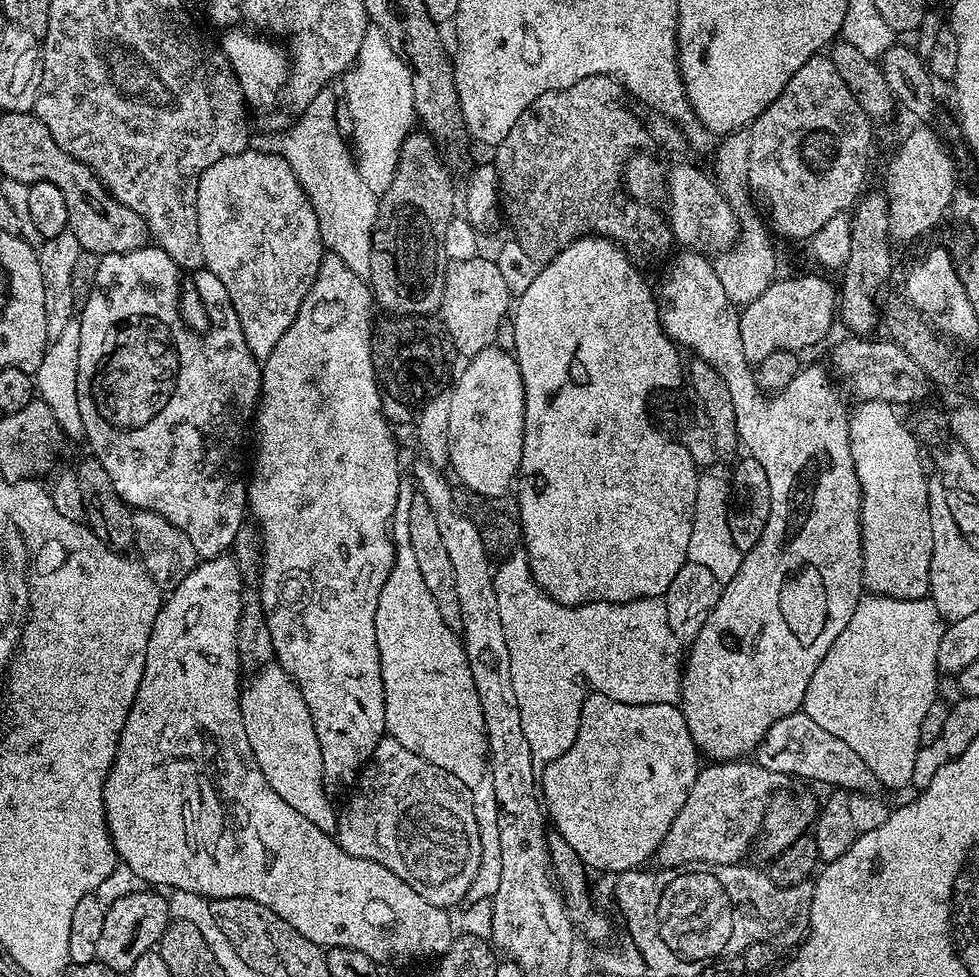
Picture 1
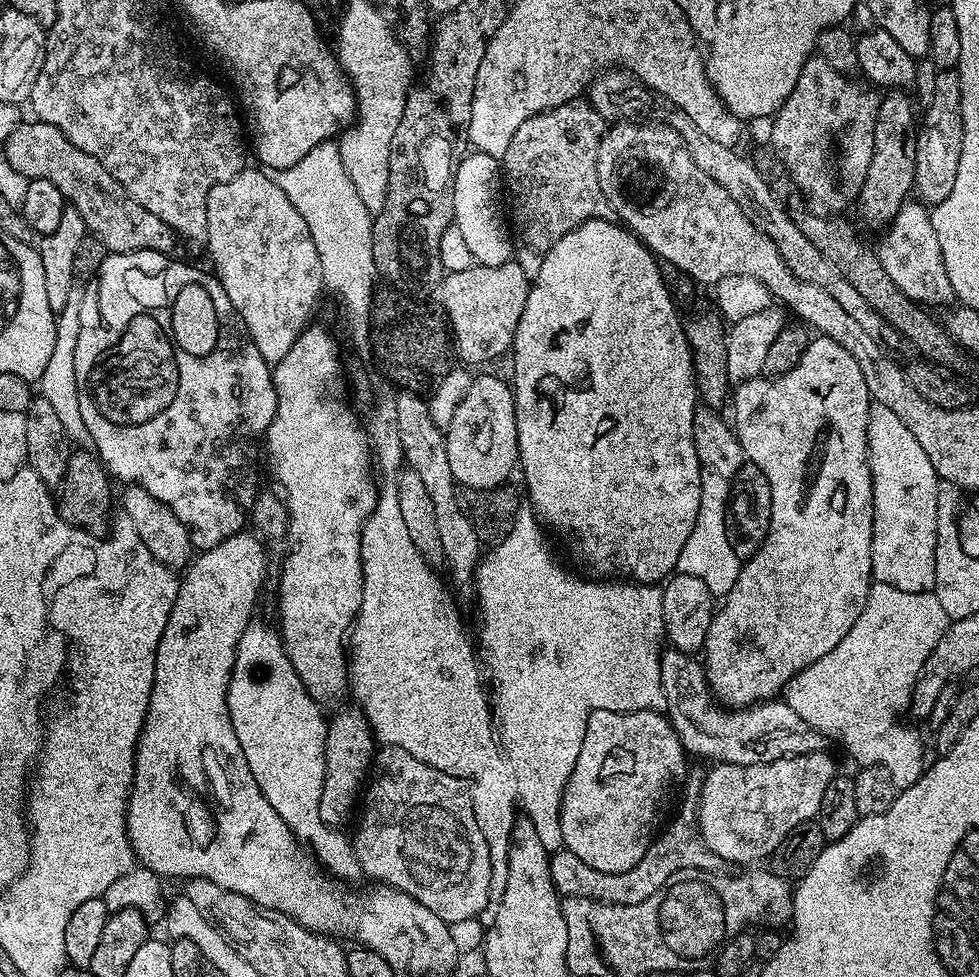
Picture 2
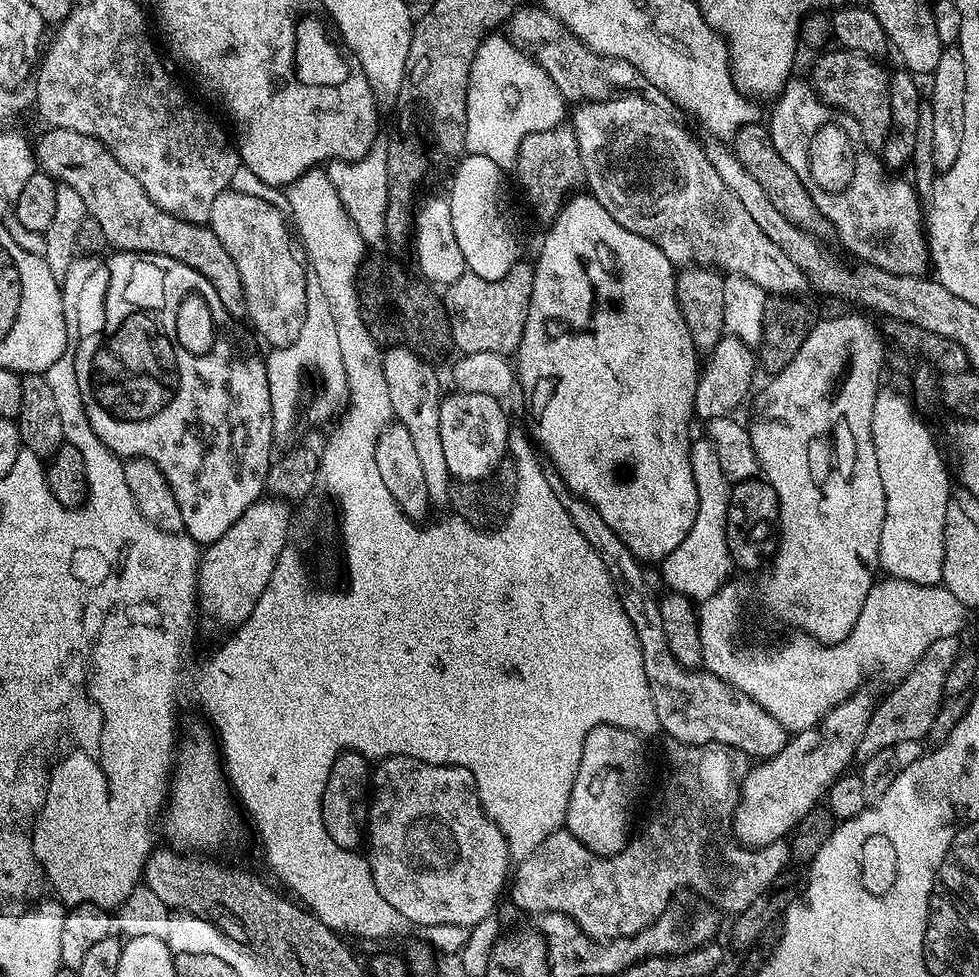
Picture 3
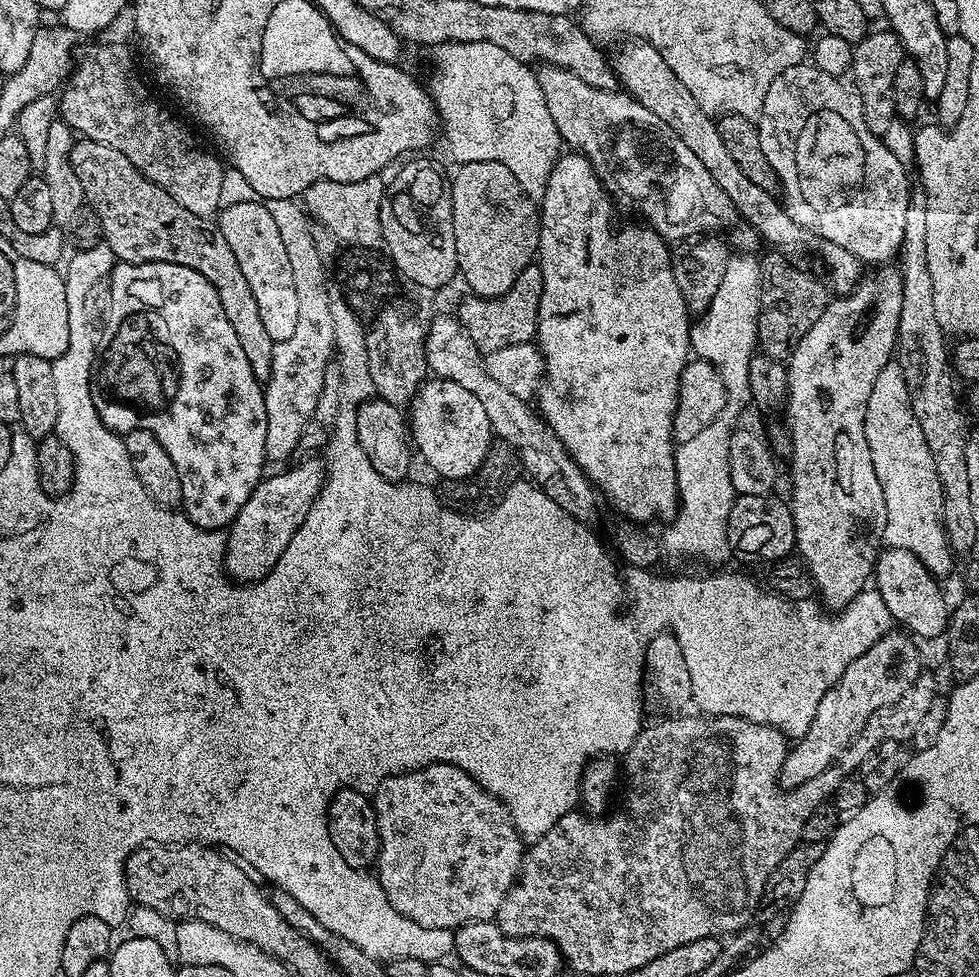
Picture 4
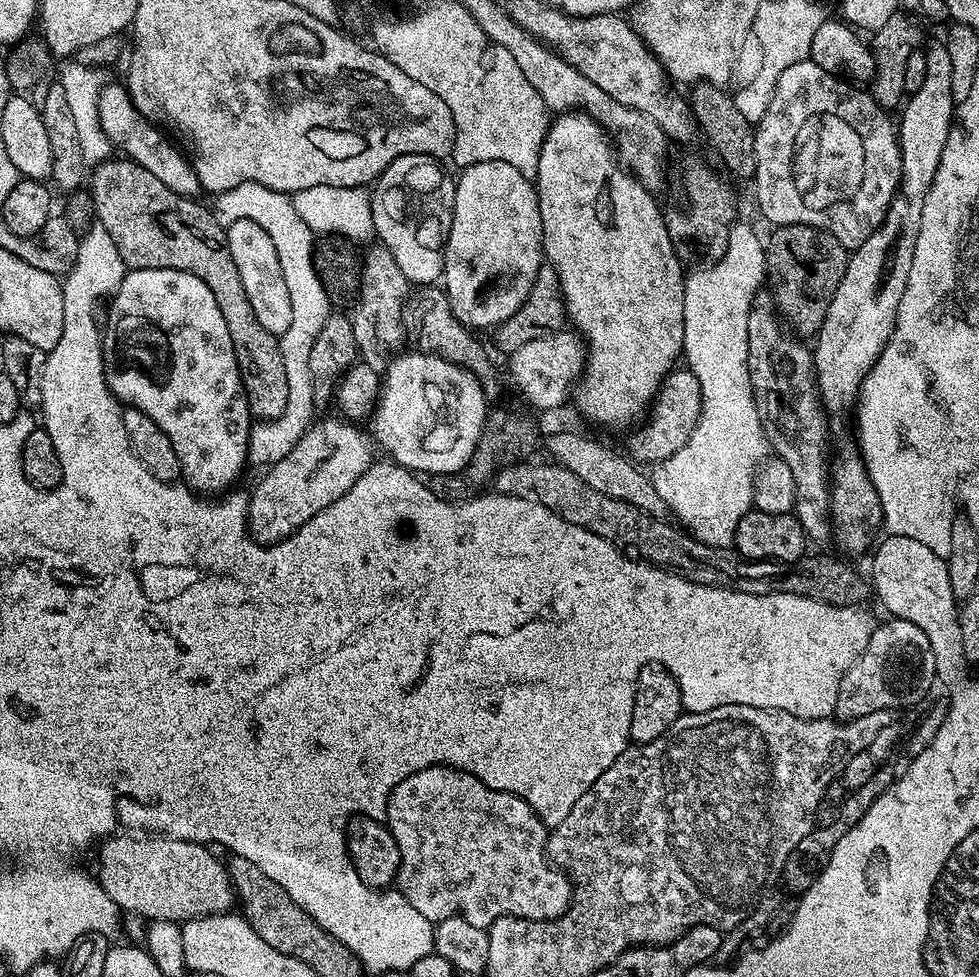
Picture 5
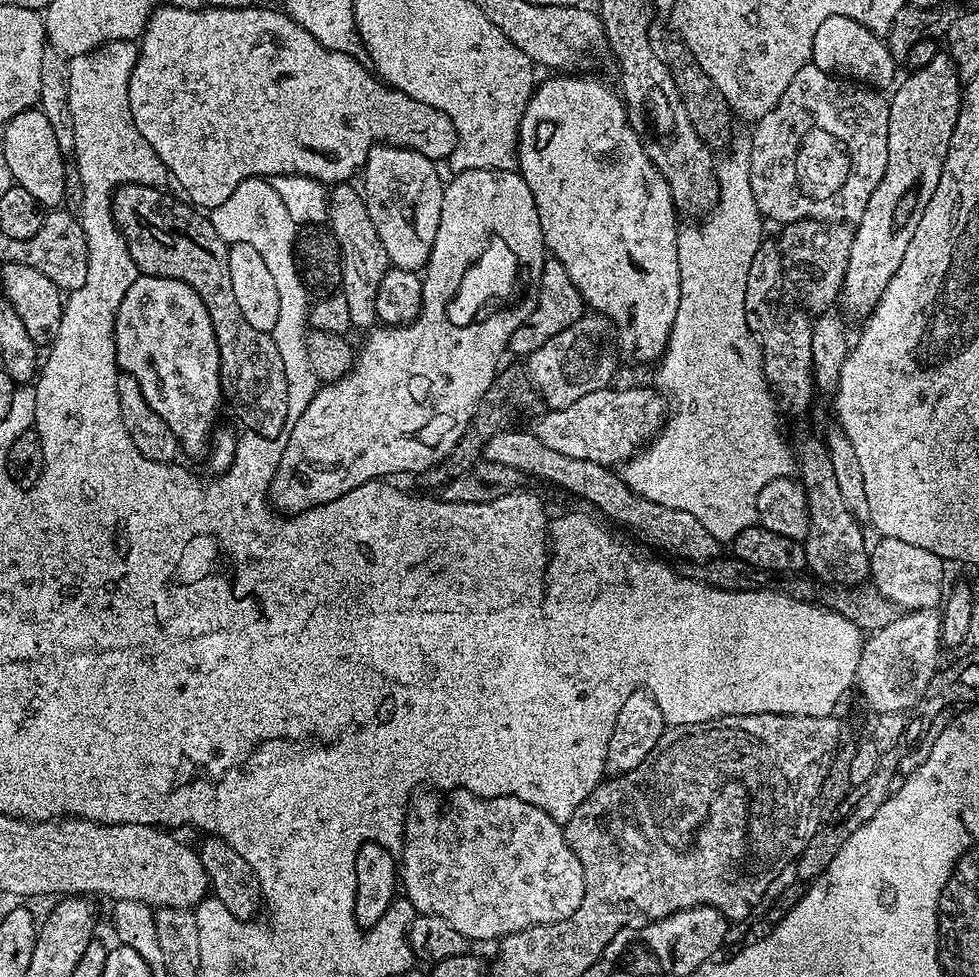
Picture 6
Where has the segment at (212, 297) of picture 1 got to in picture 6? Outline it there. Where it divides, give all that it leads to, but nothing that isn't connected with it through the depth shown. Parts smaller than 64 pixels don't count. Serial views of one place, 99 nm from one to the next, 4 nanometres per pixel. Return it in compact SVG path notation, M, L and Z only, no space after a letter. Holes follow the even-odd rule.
M137 275L134 286L130 286L130 290L126 290L126 298L122 298L122 306L118 306L114 342L116 343L117 369L125 376L132 376L138 382L138 386L142 386L142 398L146 398L146 402L150 402L150 410L154 410L154 414L158 414L158 418L162 418L162 422L166 422L166 426L170 426L170 430L174 430L174 438L180 443L181 453L185 457L187 455L201 455L200 457L203 457L209 451L212 433L218 424L216 411L219 410L220 404L222 408L222 393L220 391L218 338L214 336L214 326L210 320L210 314L202 302L202 298L198 298L198 294L190 286L186 286L186 282L178 282L174 278Z

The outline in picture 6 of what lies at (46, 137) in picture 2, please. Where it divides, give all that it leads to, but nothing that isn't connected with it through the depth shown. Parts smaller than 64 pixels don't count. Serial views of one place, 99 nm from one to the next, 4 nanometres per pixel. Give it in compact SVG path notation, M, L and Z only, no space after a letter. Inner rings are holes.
M138 184L121 186L112 194L112 217L126 242L126 250L130 250L130 258L134 258L137 273L141 276L174 278L178 282L186 282L186 286L195 290L210 314L214 336L218 338L220 391L227 407L228 404L232 407L233 414L244 423L243 427L247 431L266 438L284 436L289 423L286 410L286 369L282 366L282 354L278 354L278 346L274 346L272 333L254 330L238 306L234 281L230 279L230 245L218 238L218 230L214 230L211 219L203 211L183 199L175 200L160 191L164 190L151 184Z

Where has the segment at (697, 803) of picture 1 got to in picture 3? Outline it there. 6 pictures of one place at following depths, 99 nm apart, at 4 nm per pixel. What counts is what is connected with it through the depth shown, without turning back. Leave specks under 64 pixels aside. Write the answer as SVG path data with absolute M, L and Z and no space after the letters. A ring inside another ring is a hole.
M857 690L850 698L846 698L838 706L834 706L824 715L820 721L812 728L807 728L795 733L778 750L778 754L761 759L757 766L749 767L744 775L744 781L740 784L740 801L736 804L736 809L732 811L732 822L730 832L739 843L746 848L765 848L766 845L774 843L787 837L795 828L796 823L810 811L817 807L825 799L828 787L836 779L845 775L848 768L856 760L856 751L864 737L866 726L872 717L872 711L876 709L877 697L872 697L865 690Z

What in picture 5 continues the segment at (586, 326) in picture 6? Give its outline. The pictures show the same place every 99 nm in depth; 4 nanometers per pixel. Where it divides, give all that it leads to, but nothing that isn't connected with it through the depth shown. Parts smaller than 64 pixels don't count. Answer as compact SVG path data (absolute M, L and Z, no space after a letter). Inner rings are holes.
M561 330L546 338L526 342L507 357L508 372L516 388L536 408L556 408L564 399L569 399L574 385L584 374L586 341L575 330Z

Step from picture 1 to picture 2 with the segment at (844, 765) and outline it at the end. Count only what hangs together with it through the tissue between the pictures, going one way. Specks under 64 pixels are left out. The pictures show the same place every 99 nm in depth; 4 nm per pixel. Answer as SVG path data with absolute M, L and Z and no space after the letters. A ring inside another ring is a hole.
M671 646L665 647L660 653L660 681L664 691L664 708L668 721L674 726L684 751L693 757L709 756L712 762L750 766L762 762L774 762L778 758L787 756L819 752L825 747L824 733L806 723L783 699L761 700L759 704L750 704L747 708L729 708L721 704L712 695L712 689L708 686L708 676L704 673L704 665L695 655L680 652Z

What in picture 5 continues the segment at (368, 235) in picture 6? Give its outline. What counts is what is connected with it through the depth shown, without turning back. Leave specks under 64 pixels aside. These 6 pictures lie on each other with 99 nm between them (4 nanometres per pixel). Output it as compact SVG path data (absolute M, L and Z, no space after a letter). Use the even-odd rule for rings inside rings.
M372 242L365 248L368 249L362 252L356 309L350 312L350 319L357 353L363 363L380 370L385 367L390 354L399 353L405 347L404 302L410 295L410 283L384 244Z

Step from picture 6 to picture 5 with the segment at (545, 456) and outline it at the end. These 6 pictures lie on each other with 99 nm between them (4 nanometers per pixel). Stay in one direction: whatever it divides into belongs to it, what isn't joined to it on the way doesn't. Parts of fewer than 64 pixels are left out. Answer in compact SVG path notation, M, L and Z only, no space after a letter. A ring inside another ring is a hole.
M564 432L552 440L552 452L555 463L561 464L563 468L569 468L575 476L582 478L586 486L598 490L598 494L606 494L610 498L618 498L622 502L630 502L638 510L642 510L651 516L661 518L669 515L666 502L658 498L658 490L654 490L651 479L643 476L641 469L625 455L618 456L608 448L587 440L584 436L575 436L572 432Z

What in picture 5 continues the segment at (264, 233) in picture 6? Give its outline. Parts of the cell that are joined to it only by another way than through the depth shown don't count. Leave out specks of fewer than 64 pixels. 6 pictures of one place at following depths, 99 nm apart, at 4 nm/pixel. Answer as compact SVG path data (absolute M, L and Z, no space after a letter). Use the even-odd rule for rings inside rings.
M241 180L238 186L219 193L211 201L210 207L214 218L225 229L239 220L258 222L262 230L270 236L270 242L274 244L274 250L278 250L278 258L282 262L282 274L286 278L286 286L290 290L290 307L292 310L298 308L302 312L304 320L308 322L326 322L330 315L330 297L320 281L320 274L314 270L312 261L312 246L314 233L302 218L298 218L294 211L294 202L287 192L270 190L266 186L258 186L258 182L246 182Z

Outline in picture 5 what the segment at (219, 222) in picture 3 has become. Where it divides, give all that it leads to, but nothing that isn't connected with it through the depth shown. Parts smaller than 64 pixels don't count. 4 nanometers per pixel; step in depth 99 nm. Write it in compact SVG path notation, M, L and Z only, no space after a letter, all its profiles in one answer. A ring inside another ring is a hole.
M239 220L226 229L230 258L234 258L234 266L238 266L238 274L242 278L242 286L246 286L246 298L250 298L250 306L254 306L254 315L258 322L270 334L277 338L286 334L290 327L292 309L290 307L290 290L286 286L286 278L282 274L282 262L278 258L278 250L270 242L270 236L258 222Z

